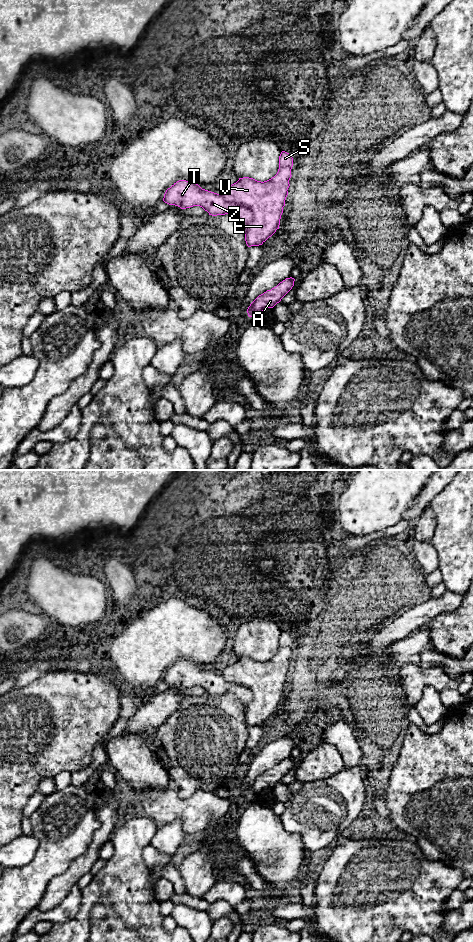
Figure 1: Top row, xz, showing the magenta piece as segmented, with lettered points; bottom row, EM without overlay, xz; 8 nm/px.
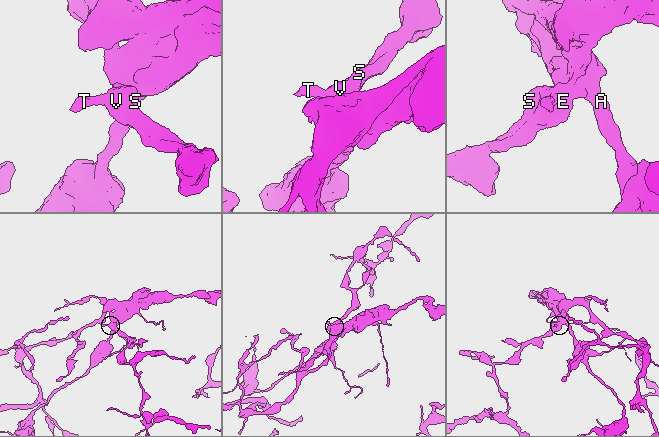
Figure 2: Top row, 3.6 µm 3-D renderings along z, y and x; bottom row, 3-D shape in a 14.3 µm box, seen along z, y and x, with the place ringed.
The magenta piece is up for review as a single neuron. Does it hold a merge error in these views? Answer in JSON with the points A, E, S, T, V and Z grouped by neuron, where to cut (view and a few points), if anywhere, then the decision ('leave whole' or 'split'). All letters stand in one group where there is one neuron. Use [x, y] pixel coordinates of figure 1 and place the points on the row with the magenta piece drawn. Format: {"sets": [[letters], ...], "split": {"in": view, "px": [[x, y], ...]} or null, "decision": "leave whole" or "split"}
{"sets": [["A", "T", "Z"], ["E", "S", "V"]], "split": {"in": "xz", "px": [[220, 194], [251, 211], [251, 220], [244, 229]]}, "decision": "split"}

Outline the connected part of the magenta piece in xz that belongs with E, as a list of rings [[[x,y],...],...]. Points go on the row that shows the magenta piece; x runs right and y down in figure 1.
[[[282,151],[279,169],[274,177],[264,182],[249,177],[239,178],[222,191],[221,195],[227,202],[246,206],[252,211],[252,220],[244,229],[248,247],[262,245],[279,229],[292,166],[292,156]]]

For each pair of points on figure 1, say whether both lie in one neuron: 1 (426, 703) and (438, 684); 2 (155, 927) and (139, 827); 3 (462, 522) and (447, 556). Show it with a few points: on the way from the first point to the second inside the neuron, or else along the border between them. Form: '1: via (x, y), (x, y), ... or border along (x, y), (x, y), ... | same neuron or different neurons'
1: border along (439, 690), (426, 686), (416, 703) | different neurons
2: via (134, 902), (133, 852) | same neuron
3: via (462, 530), (462, 541), (455, 548) | same neuron

